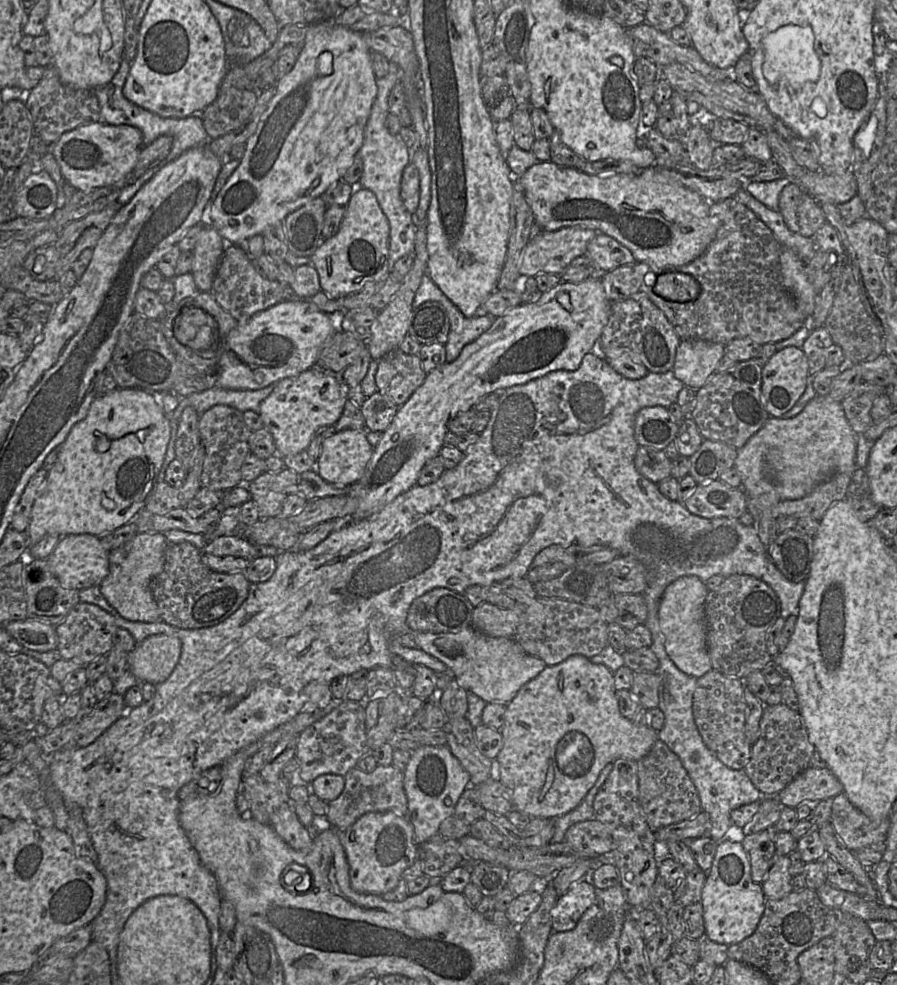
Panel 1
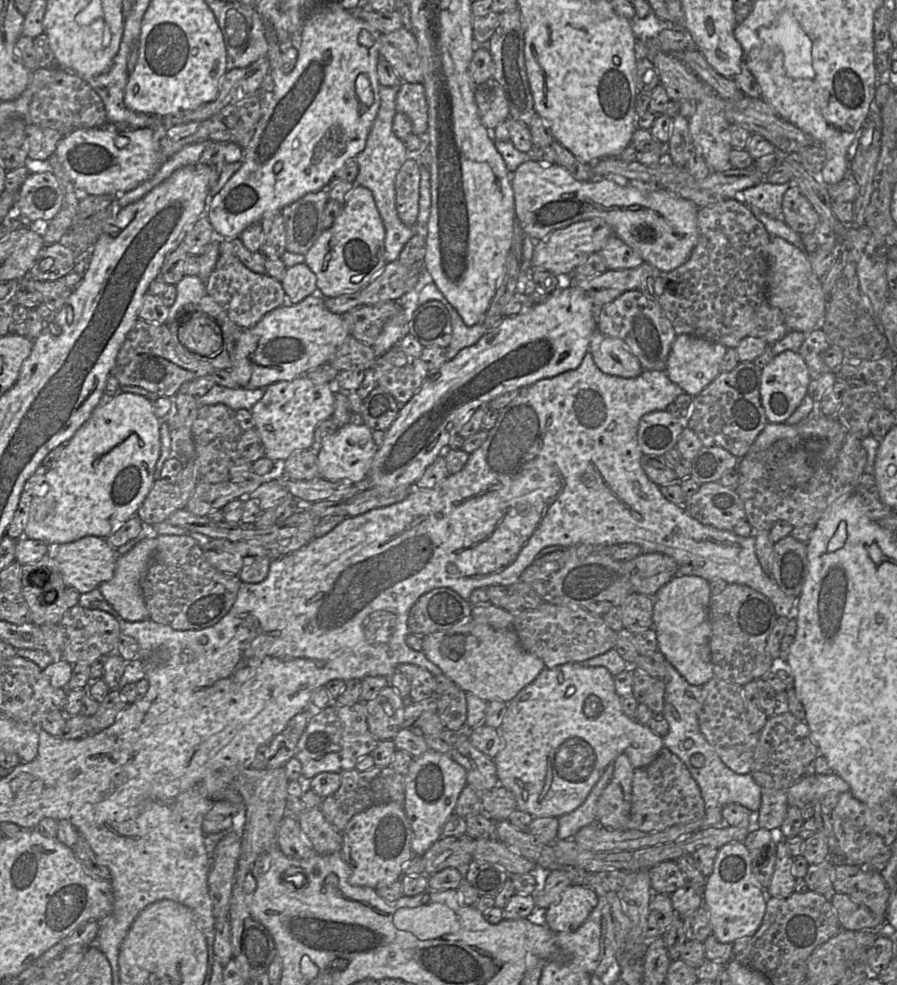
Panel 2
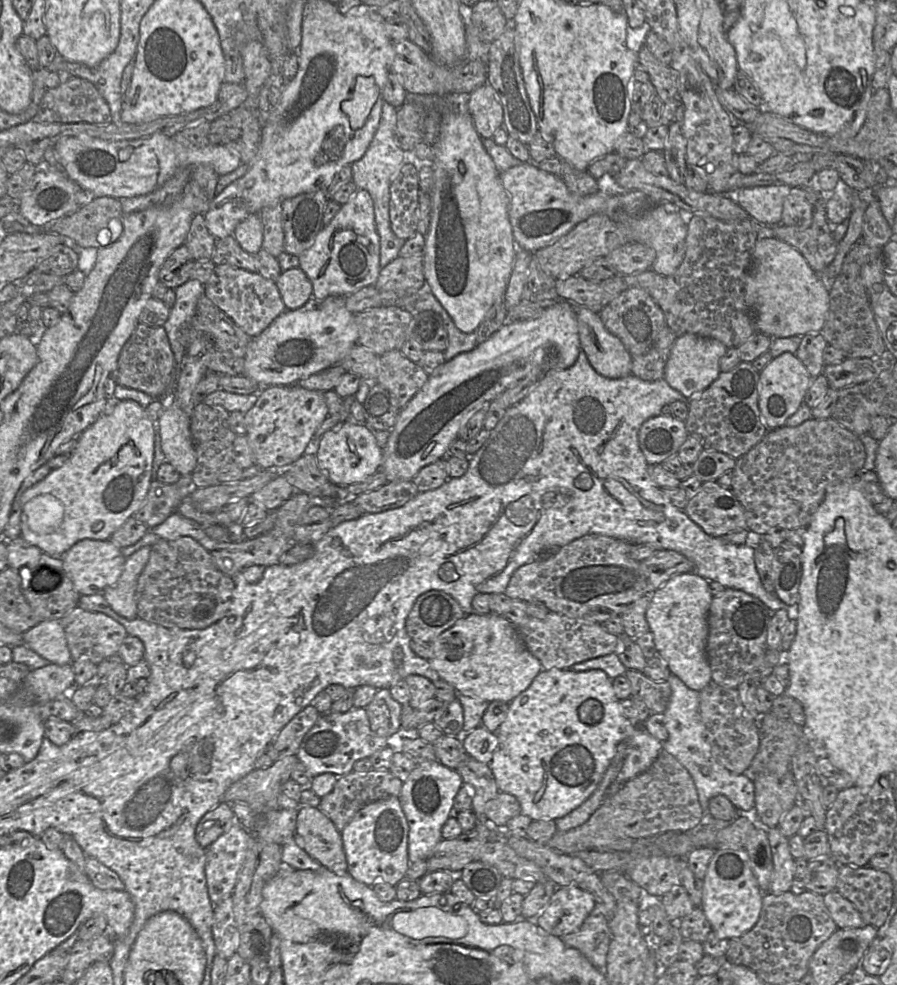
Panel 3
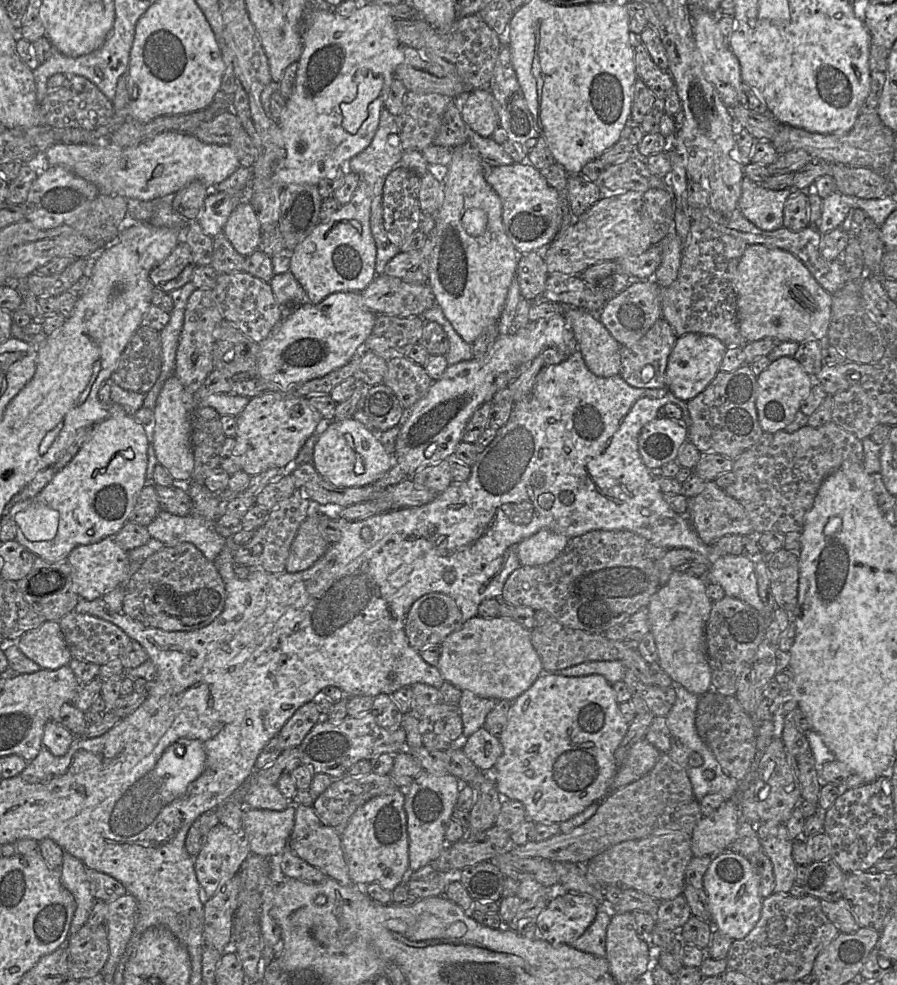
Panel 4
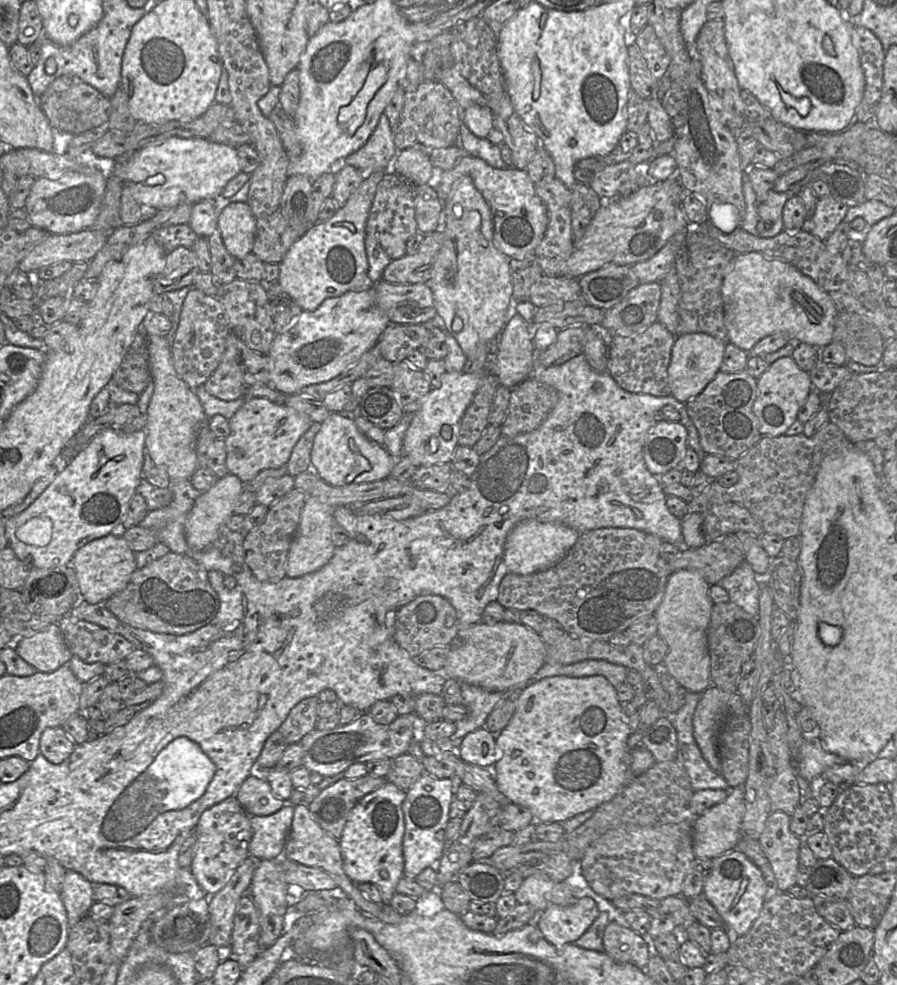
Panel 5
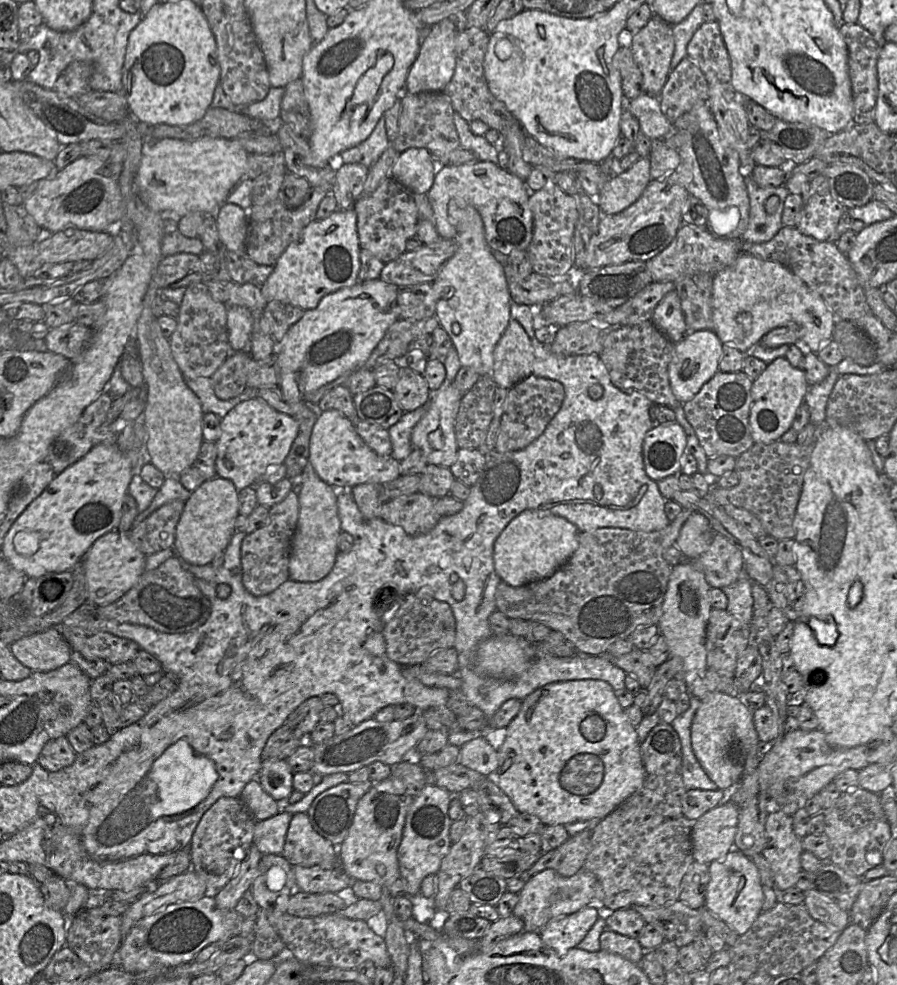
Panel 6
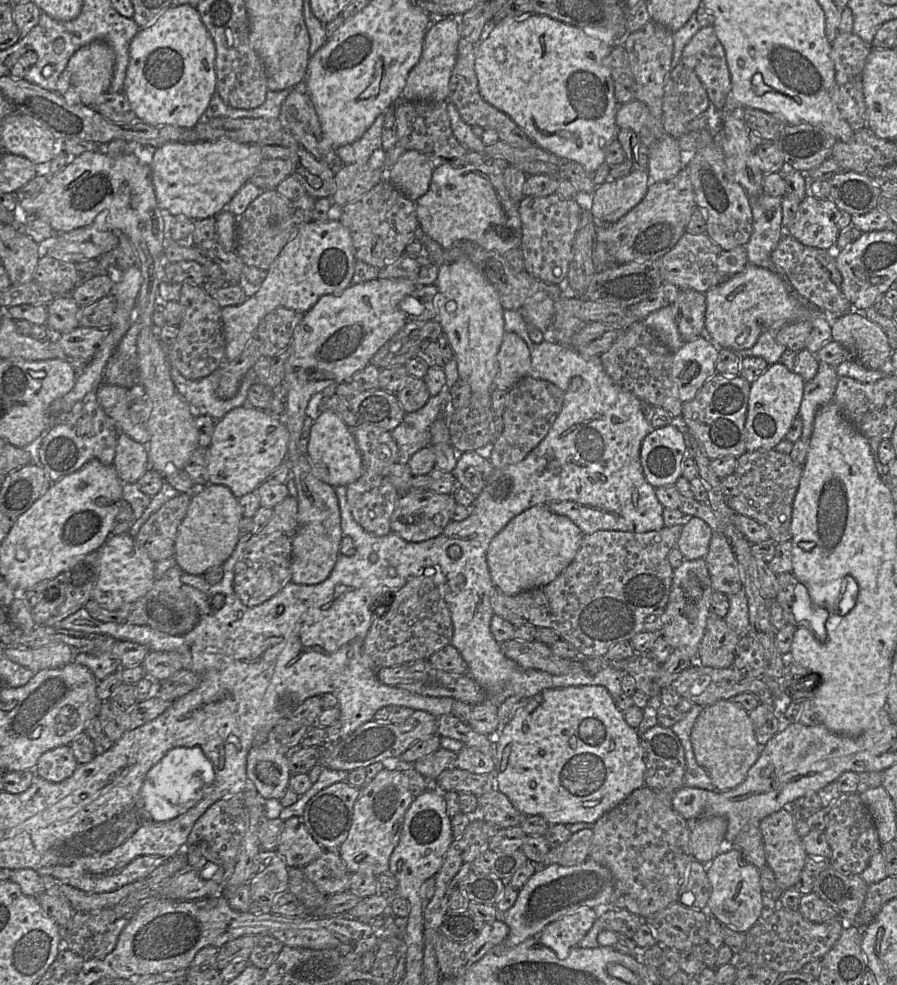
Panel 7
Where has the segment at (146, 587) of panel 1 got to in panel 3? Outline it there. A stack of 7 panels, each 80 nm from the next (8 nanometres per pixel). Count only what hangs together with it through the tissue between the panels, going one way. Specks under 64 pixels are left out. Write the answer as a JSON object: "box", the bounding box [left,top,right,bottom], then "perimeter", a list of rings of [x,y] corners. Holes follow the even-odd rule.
{"box":[102,546,152,619],"perimeter":[[[145,546],[126,558],[117,583],[102,593],[110,607],[126,619],[137,618],[137,580],[145,568],[152,546]]]}

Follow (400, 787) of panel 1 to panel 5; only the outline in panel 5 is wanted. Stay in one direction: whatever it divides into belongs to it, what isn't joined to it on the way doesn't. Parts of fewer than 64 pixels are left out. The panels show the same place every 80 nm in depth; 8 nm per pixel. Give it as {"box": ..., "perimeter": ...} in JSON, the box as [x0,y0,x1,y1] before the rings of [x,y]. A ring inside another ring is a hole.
{"box":[308,774,386,840],"perimeter":[[[369,774],[354,780],[341,779],[322,790],[308,809],[322,829],[339,840],[356,803],[386,782],[386,778]]]}

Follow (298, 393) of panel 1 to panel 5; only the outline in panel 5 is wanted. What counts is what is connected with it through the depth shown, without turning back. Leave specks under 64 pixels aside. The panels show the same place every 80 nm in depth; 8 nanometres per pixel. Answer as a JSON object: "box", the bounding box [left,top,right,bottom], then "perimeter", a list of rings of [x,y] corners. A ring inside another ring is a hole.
{"box":[225,397,312,484],"perimeter":[[[247,397],[229,419],[230,433],[225,438],[229,473],[246,484],[264,469],[286,466],[295,444],[312,423],[306,414],[284,403],[273,402],[265,397]]]}

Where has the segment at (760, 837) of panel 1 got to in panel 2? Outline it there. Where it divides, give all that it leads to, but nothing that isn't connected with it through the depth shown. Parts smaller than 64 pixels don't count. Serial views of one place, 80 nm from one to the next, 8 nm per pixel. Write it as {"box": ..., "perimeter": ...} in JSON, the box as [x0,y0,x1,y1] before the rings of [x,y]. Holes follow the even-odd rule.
{"box":[743,828,784,889],"perimeter":[[[759,828],[749,832],[743,842],[751,857],[752,874],[763,889],[770,884],[776,861],[776,843],[780,840],[784,840],[780,829],[775,835]]]}

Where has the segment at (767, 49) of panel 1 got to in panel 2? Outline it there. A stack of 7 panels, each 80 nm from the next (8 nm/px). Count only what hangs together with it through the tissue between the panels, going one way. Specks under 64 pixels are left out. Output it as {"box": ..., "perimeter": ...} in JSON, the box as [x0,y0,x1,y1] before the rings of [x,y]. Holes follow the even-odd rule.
{"box":[758,9,814,79],"perimeter":[[[790,9],[780,11],[771,26],[761,27],[758,36],[764,45],[782,52],[785,71],[792,79],[814,77],[812,41]]]}

